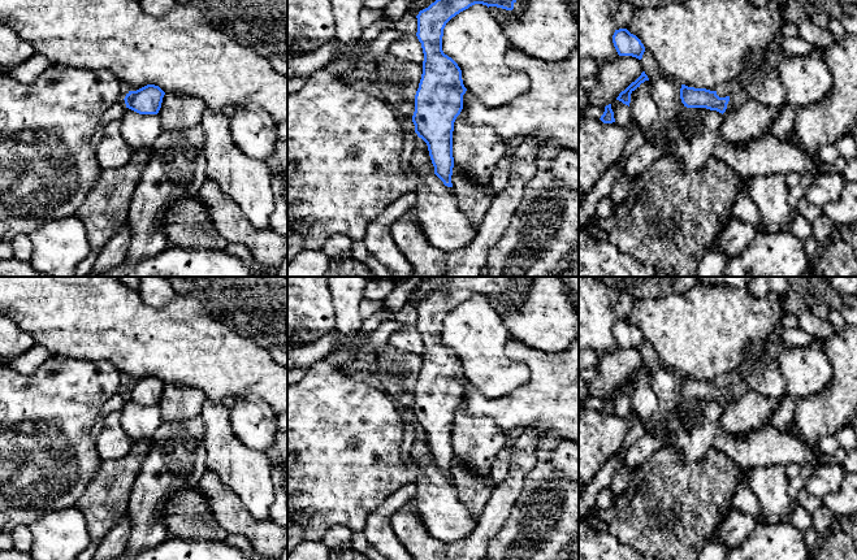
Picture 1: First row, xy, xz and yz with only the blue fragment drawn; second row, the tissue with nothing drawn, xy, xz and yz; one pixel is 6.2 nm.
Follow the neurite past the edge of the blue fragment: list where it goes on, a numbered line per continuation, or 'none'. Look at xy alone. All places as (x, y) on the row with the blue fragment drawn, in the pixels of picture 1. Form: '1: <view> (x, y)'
none

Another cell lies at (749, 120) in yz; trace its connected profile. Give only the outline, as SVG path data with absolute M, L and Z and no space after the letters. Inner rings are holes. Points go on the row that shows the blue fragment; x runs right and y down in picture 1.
M741 99L736 108L726 109L723 113L720 133L724 140L735 147L744 147L766 135L779 114L780 108L771 108L752 99Z

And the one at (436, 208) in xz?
M421 138L417 139L412 160L414 170L421 174L421 187L410 212L415 214L425 238L447 255L467 247L477 227L460 212L454 188L445 186L433 173L428 146Z

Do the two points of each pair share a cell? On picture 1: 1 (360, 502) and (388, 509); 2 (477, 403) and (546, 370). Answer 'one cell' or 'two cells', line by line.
1: two cells
2: one cell

